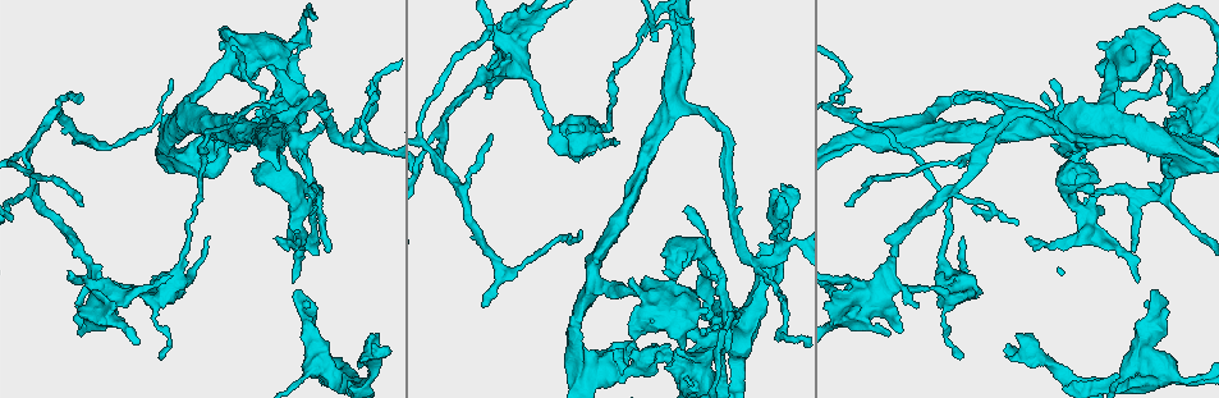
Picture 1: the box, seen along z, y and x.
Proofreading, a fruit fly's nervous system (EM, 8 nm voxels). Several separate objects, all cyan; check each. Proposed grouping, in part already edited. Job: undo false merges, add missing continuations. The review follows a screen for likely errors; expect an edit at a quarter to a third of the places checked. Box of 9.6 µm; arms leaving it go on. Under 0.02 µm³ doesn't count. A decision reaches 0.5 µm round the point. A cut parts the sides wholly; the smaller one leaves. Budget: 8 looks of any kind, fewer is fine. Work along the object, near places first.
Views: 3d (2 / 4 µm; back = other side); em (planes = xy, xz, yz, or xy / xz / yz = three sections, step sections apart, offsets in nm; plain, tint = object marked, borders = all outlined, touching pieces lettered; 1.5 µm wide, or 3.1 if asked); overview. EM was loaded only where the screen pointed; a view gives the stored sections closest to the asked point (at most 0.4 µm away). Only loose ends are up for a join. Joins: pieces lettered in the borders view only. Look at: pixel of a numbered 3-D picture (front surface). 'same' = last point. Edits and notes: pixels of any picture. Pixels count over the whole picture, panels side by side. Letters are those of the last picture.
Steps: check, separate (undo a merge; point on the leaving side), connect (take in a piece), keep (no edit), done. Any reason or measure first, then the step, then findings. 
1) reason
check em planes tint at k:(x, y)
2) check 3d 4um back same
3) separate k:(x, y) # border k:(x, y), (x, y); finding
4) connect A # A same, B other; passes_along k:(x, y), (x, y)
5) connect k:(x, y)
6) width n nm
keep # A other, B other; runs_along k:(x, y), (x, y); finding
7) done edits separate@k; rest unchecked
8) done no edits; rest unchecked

tapers out
check em planes borders at 1:(614, 145)

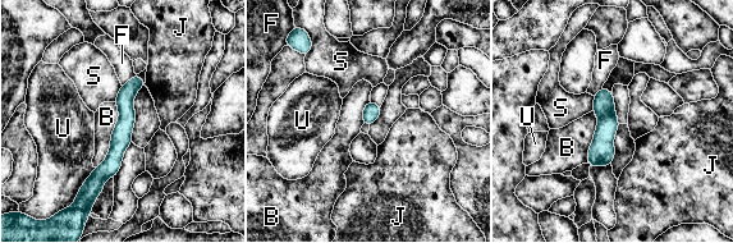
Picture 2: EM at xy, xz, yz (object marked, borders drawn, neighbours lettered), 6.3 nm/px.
keep # B other, F other, J other, S other, U other; none of them fits

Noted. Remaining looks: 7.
side arm on a straight run
check em xy step 4 tint at 1:(33, 196)

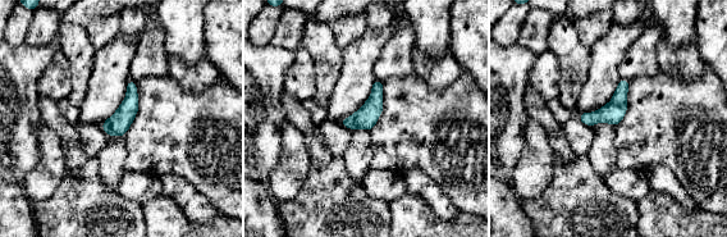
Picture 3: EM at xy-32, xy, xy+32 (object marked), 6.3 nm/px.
check em planes tint same

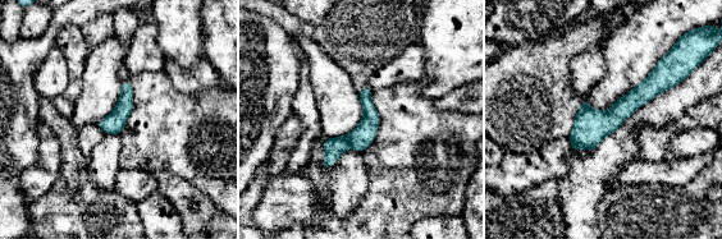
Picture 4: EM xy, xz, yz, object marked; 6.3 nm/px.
check em planes borders same

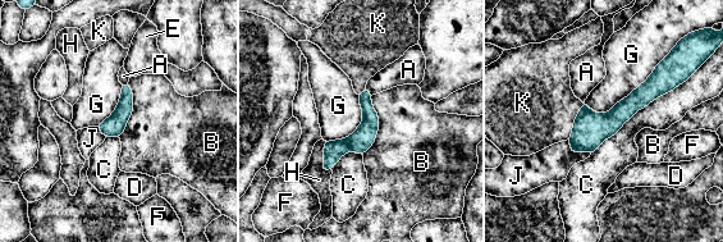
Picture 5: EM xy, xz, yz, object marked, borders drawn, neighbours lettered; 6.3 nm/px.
keep # A other, B other, C other, D other, E other, F other, G other, H other, J other, K other; border 5:(663, 58), (607, 113), (585, 103); all the same neuron

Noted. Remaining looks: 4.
check 3d 2um at 1:(651, 357)

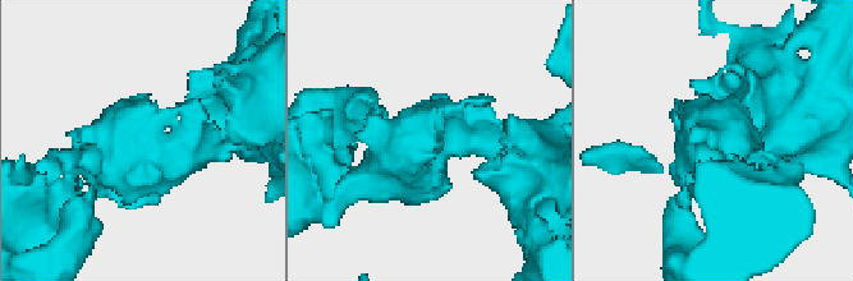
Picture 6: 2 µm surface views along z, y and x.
check em yz step 8 tint at 6:(134, 158)

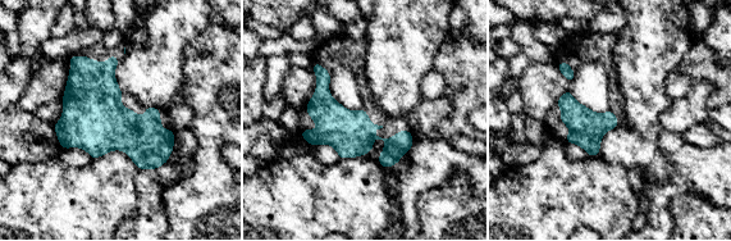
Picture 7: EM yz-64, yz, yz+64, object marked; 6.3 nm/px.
what lies round it
check em yz step 8 borders same

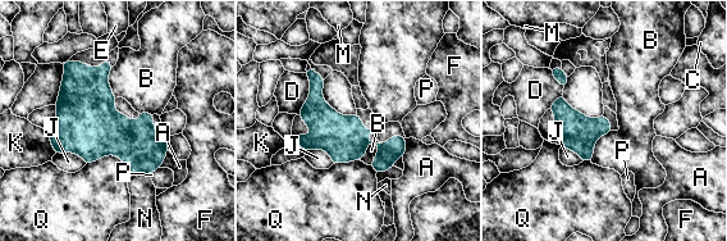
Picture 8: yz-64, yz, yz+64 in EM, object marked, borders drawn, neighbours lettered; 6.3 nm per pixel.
keep # A other, B other, C other, D other, E other, F other, J other, K other, M other, N other, P other, Q other; border 8:(86, 163), (117, 155), (132, 173); all the same neuron

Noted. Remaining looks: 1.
done no edits; rest unchecked

